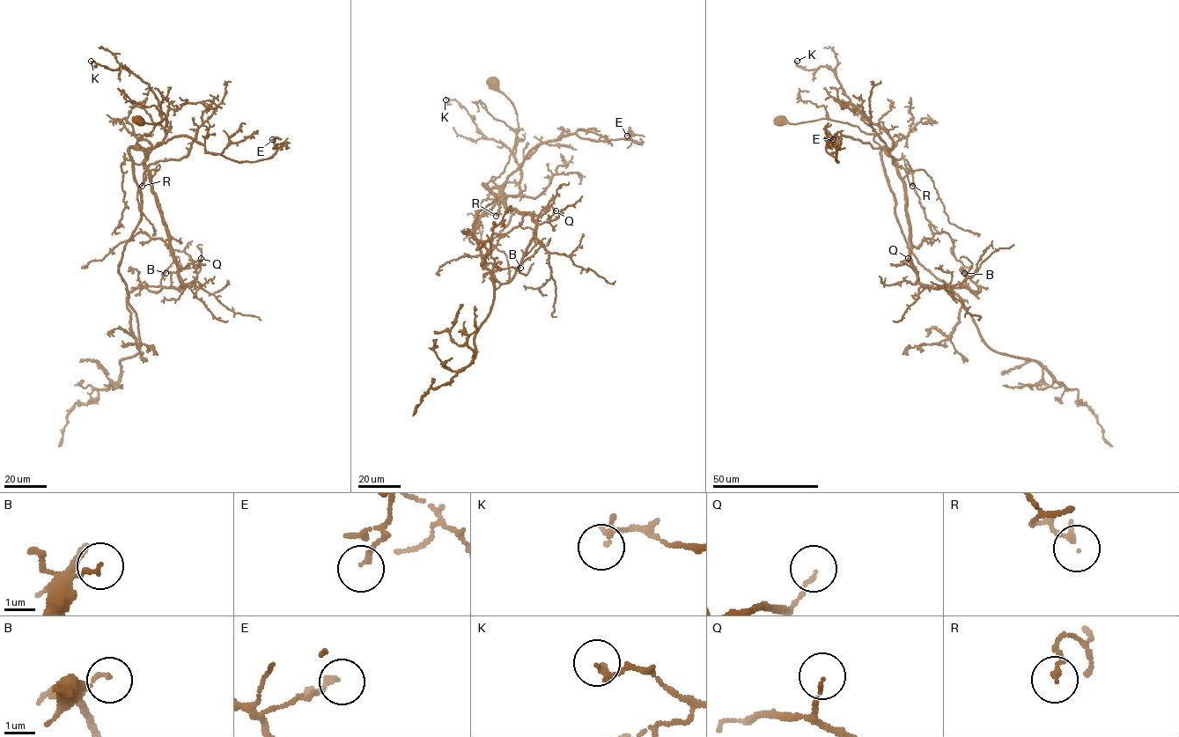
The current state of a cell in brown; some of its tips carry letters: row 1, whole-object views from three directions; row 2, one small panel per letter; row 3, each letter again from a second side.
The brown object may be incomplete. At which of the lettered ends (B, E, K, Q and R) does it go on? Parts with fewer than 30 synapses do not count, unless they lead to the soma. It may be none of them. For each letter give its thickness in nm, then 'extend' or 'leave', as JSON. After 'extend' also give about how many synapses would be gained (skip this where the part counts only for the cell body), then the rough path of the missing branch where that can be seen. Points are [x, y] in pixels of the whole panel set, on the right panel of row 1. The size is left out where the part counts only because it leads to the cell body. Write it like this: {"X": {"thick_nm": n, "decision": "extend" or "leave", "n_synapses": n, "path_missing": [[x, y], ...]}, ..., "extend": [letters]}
{"B": {"thick_nm": 110, "decision": "leave"}, "E": {"thick_nm": 150, "decision": "leave"}, "K": {"thick_nm": 180, "decision": "leave"}, "Q": {"thick_nm": 80, "decision": "leave"}, "R": {"thick_nm": 170, "decision": "leave"}, "extend": []}

